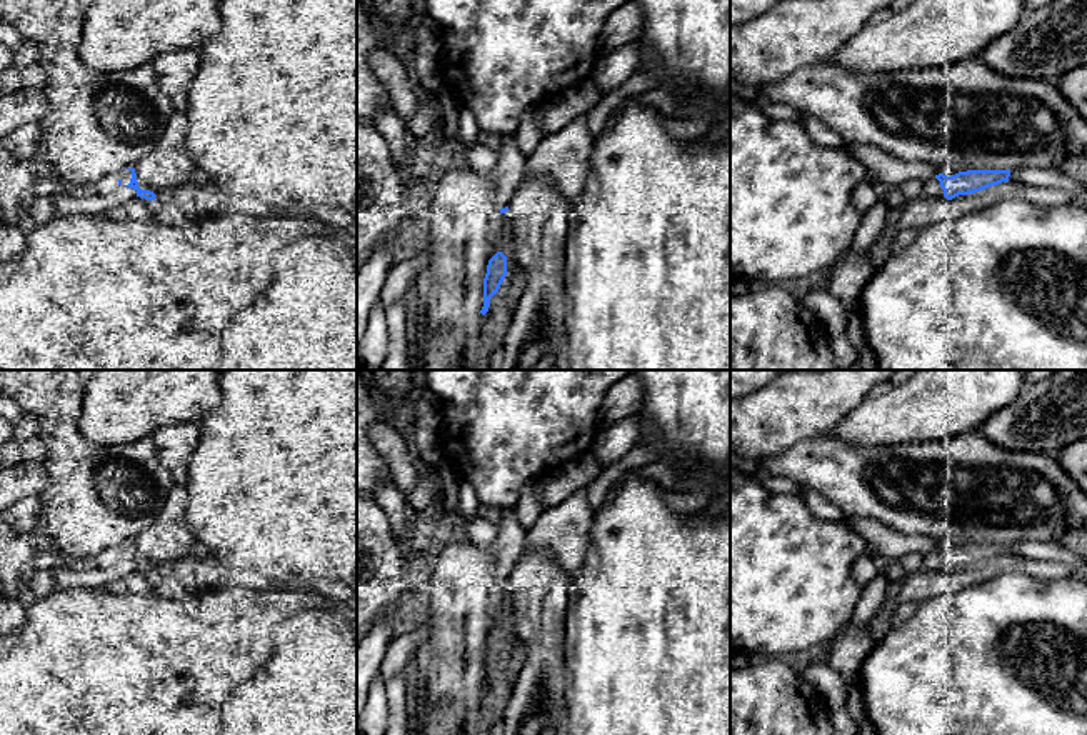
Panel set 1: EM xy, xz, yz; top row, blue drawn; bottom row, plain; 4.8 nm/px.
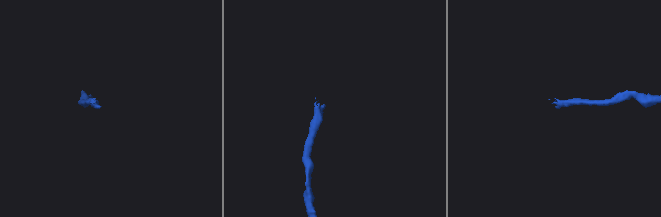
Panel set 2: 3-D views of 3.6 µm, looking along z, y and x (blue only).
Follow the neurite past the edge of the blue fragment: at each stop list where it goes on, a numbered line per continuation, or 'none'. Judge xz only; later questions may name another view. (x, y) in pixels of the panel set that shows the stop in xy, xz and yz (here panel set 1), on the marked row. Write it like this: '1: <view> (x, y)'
1: xz (510, 167)

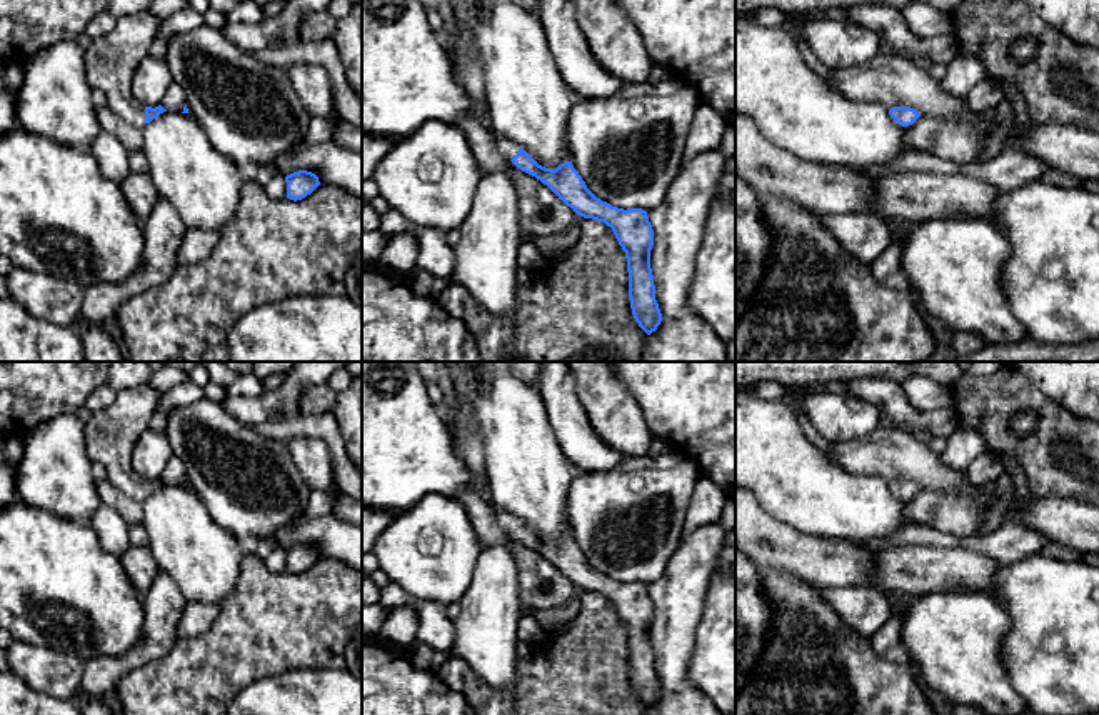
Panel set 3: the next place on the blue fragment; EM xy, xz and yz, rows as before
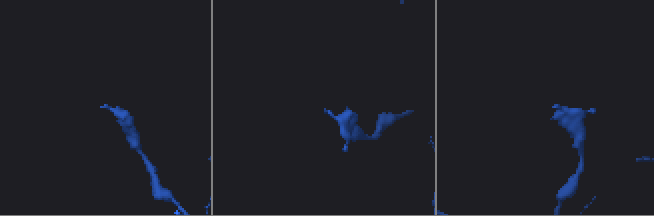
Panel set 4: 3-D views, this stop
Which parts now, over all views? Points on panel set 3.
1: xy (110, 62)

